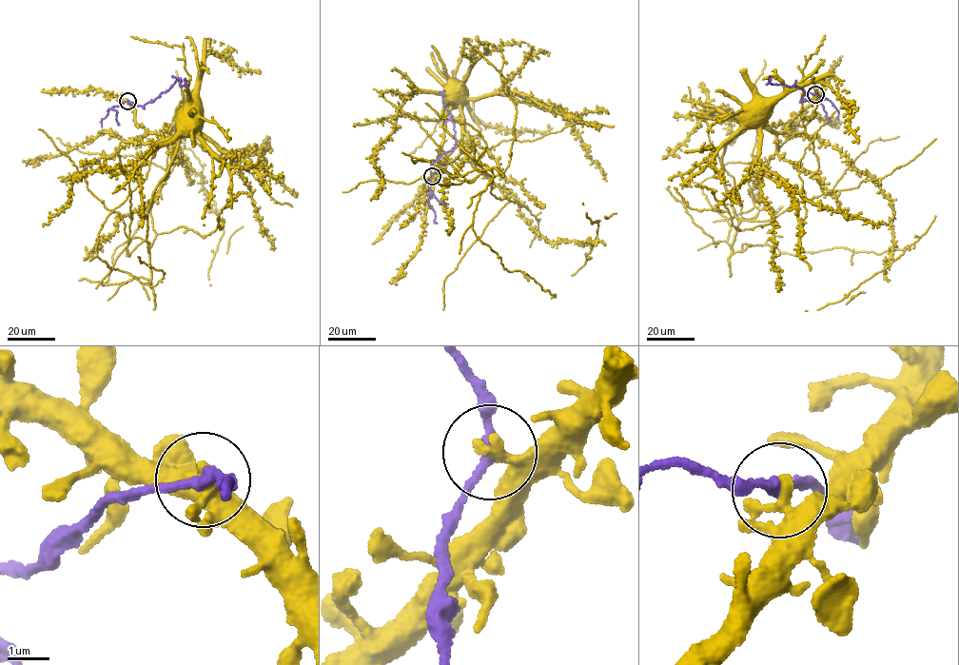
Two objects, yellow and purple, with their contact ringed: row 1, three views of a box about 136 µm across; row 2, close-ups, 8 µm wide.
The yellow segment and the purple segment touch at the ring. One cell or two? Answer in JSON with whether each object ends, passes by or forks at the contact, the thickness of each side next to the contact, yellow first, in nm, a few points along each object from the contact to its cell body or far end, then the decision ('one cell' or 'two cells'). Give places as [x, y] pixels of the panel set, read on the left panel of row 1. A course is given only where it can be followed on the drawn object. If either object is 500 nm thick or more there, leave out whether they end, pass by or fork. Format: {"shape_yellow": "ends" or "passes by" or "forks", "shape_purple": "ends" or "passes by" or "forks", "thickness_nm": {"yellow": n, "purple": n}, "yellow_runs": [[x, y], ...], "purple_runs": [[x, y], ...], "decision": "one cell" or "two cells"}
{"shape_yellow": "ends", "shape_purple": "passes by", "thickness_nm": {"yellow": 360, "purple": 240}, "yellow_runs": [[127, 101], [135, 113], [135, 120], [148, 131], [171, 138], [186, 127], [187, 125], [182, 124], [185, 121]], "purple_runs": [[127, 101], [142, 106], [154, 101], [175, 81], [180, 79], [182, 87], [185, 78]], "decision": "two cells"}

